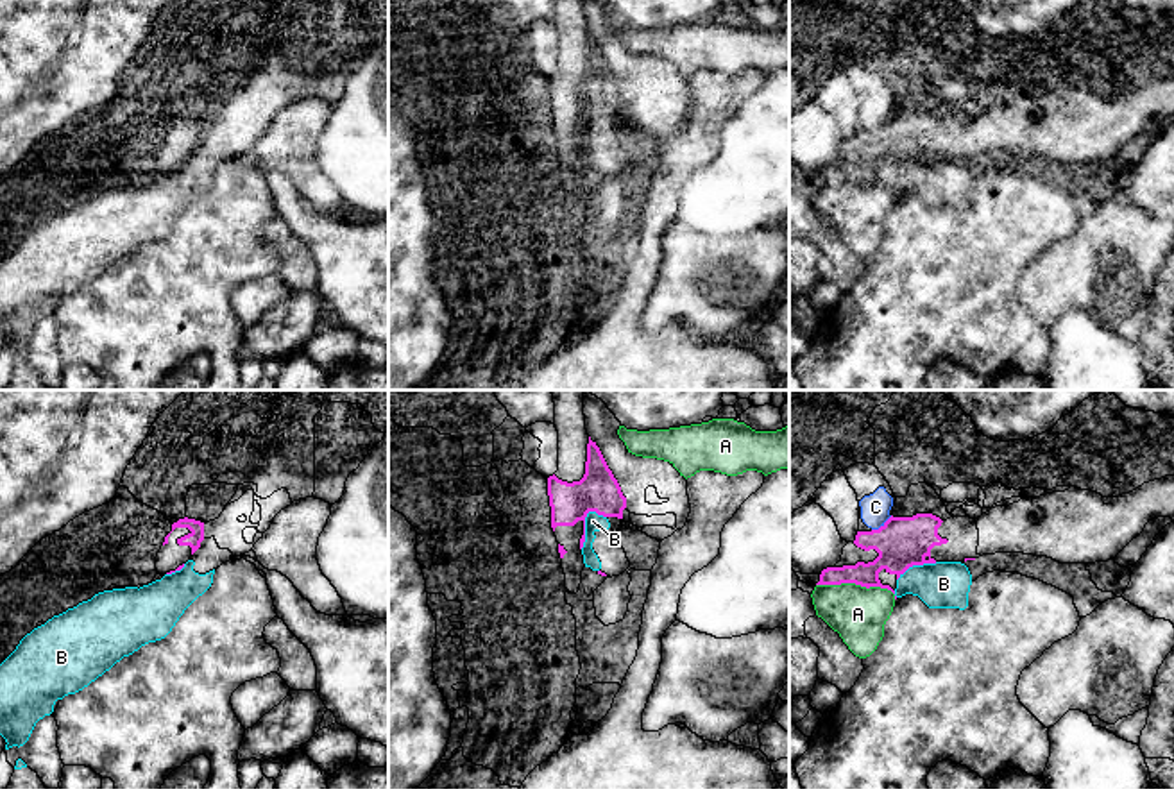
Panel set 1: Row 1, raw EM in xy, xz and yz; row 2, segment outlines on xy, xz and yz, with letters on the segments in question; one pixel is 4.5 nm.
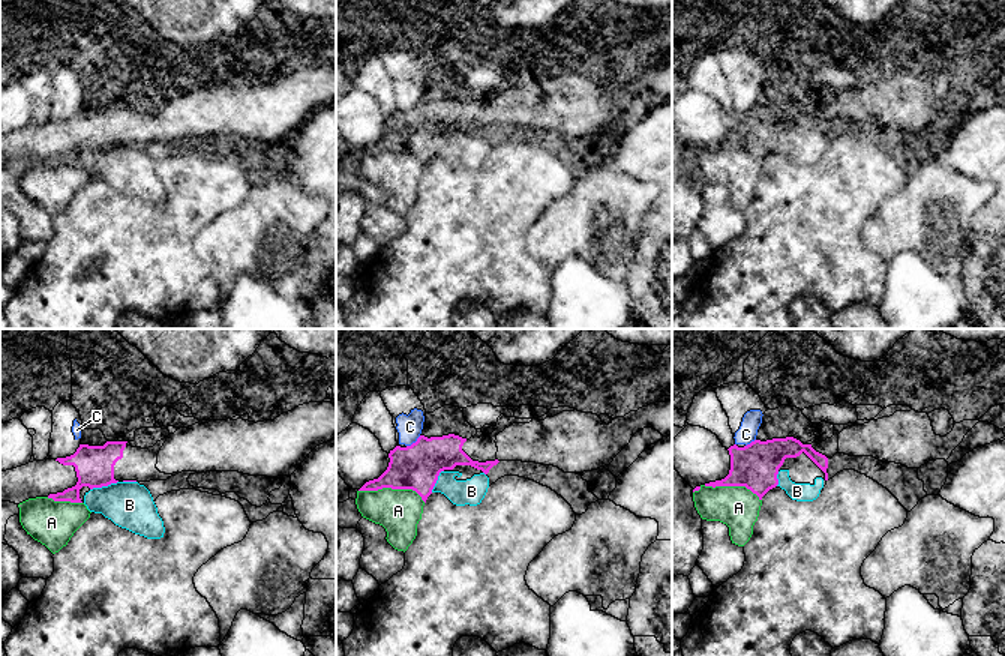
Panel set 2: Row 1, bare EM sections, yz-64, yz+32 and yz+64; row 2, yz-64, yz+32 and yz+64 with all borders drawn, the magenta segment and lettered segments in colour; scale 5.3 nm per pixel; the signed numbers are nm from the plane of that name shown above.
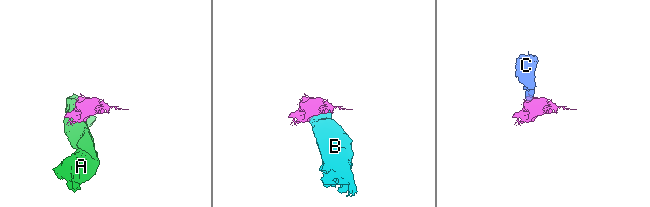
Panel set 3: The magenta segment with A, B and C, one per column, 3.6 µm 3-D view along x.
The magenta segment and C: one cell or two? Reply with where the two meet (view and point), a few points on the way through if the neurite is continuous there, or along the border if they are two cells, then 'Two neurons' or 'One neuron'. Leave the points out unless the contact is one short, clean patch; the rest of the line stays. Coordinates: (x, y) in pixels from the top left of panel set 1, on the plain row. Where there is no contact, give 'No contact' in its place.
Touches magenta at yz (881, 126). Boundary: yz (892, 115), (872, 129). Two neurons

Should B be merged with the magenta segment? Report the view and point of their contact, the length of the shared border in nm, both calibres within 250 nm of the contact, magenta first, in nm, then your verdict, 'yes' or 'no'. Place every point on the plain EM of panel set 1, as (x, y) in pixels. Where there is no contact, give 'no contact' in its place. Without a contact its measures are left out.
contact xz (584, 122); length 190 nm; calibres 190 and 80 nm; no

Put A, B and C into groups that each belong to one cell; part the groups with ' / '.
A / B / C

